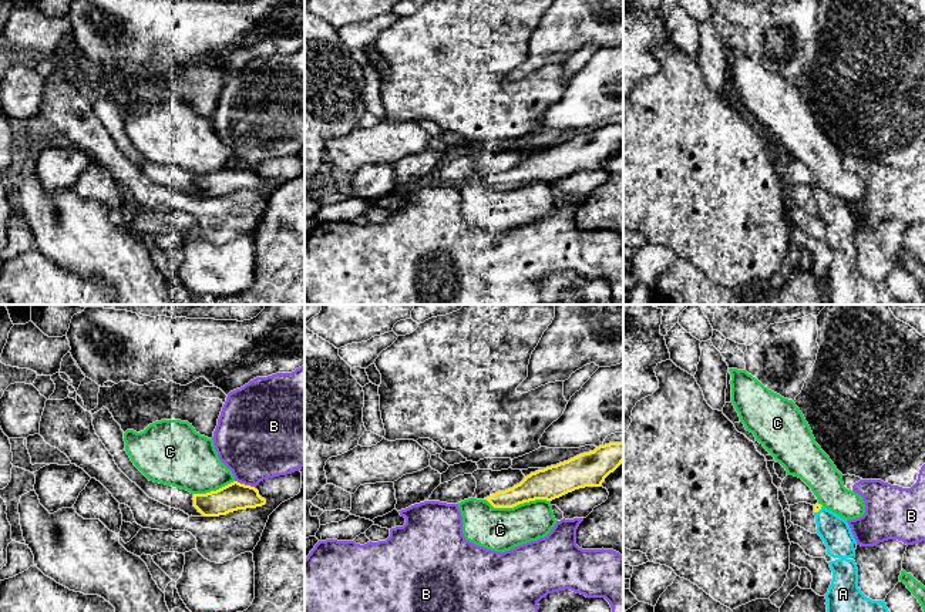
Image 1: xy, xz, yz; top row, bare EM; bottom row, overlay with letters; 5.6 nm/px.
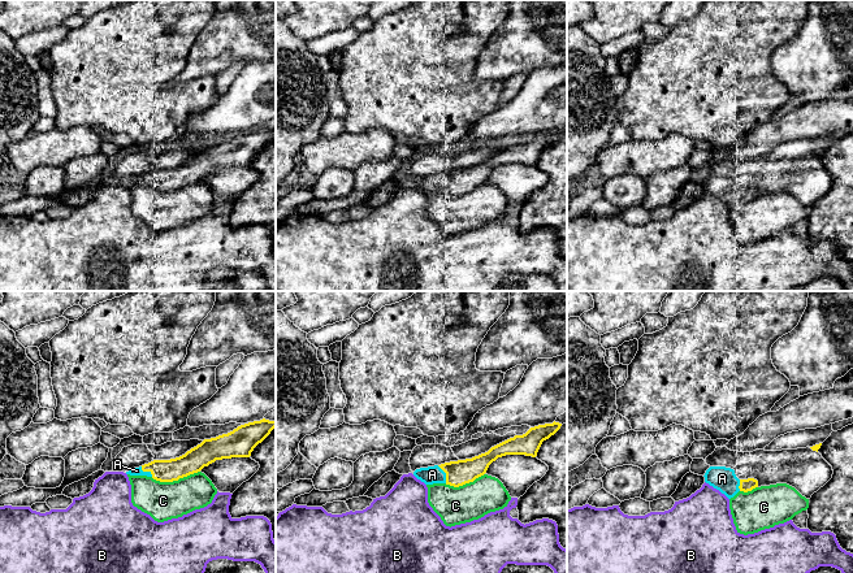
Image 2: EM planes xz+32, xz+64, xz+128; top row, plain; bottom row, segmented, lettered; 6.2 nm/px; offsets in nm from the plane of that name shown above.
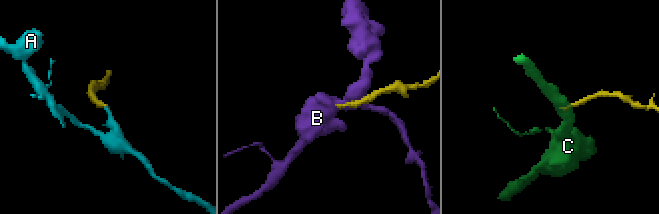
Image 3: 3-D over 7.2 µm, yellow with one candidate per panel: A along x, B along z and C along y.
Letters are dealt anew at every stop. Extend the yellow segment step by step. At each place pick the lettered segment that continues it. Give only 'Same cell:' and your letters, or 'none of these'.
Same cell: A

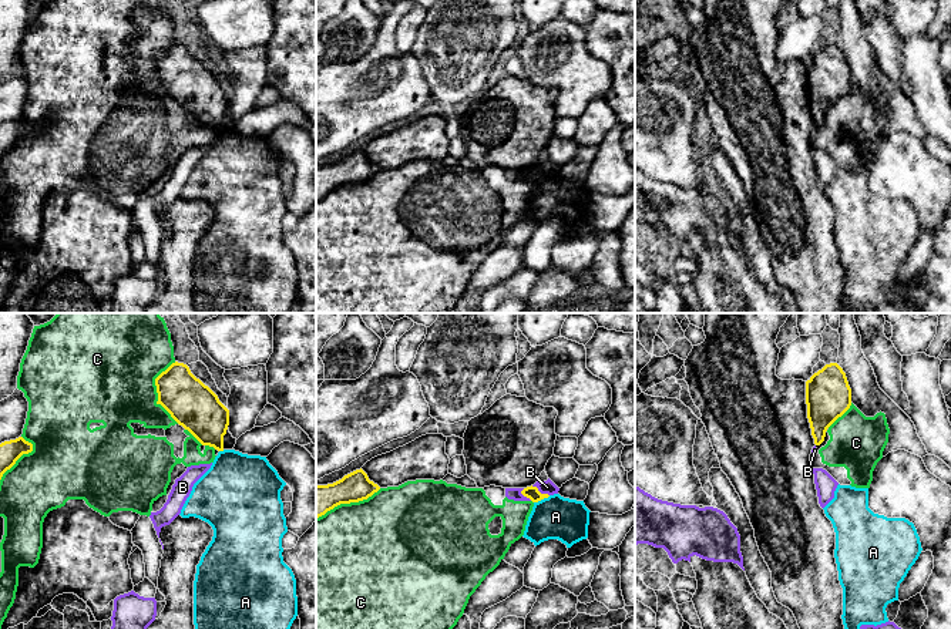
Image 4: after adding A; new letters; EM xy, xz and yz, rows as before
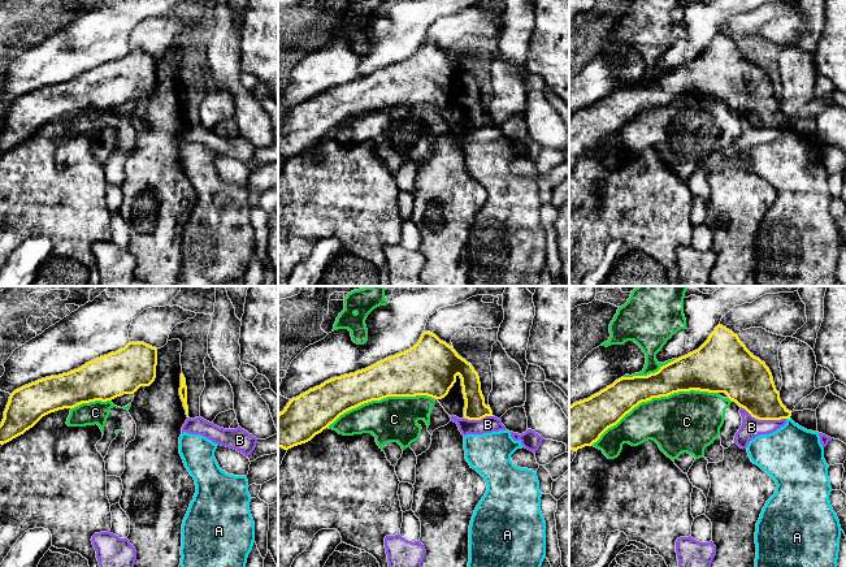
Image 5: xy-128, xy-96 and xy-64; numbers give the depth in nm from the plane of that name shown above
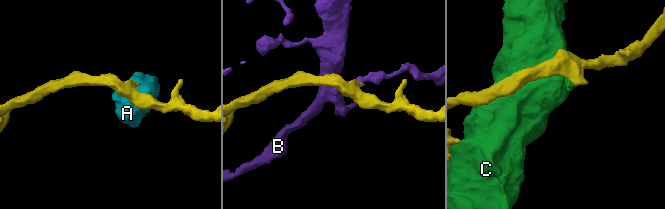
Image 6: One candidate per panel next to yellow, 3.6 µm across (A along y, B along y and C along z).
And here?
Same cell: none of these

